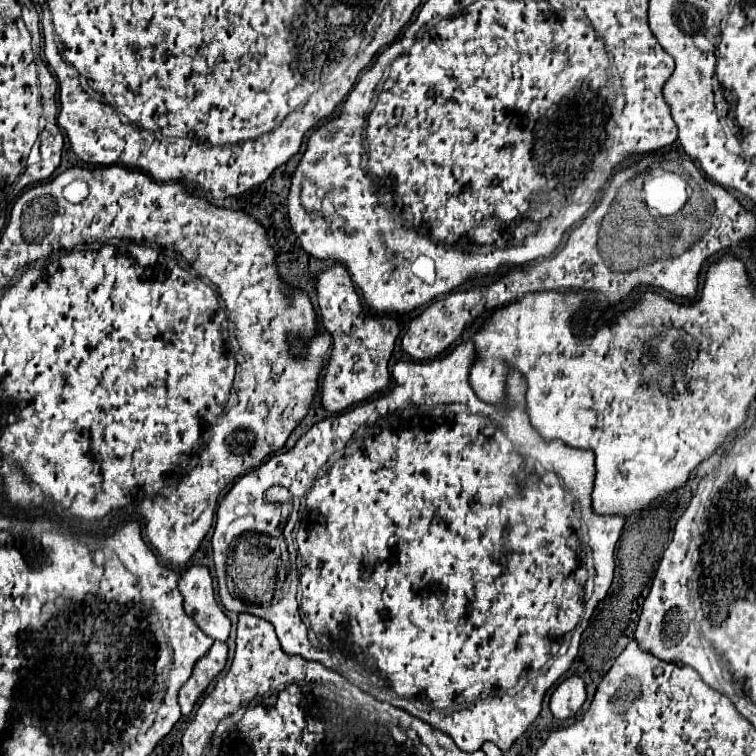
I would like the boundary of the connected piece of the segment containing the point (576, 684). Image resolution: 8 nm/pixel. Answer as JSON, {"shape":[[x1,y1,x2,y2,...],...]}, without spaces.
{"shape":[[568,677,554,689,550,697,550,709,556,719,564,721,568,717,574,717,584,705,584,701,586,701,584,681,580,677]]}

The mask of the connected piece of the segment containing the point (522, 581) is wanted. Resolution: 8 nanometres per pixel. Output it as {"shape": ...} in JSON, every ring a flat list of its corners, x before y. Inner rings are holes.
{"shape":[[466,341,466,343,456,345,448,355,440,355,440,357,436,357,432,361,400,361,400,363,396,363,394,369,392,369,392,385,390,385,390,389,386,393,366,401,364,405,356,405,350,411,344,411,344,413,338,413,338,415,330,415,328,419,316,423,306,435,302,435,298,439,298,443,290,451,282,451,282,453,272,455,264,465,260,465,258,469,252,469,250,473,246,473,244,477,240,477,234,483,234,487,224,495,224,499,220,501,218,511,216,511,216,527,214,527,214,535,212,535,212,551,214,551,214,567,216,567,216,577,218,577,220,603,228,611,250,613,250,615,256,615,256,617,262,617,262,619,270,621,274,625,274,629,276,629,276,637,278,637,284,653,300,655,306,661,318,661,318,663,322,663,328,669,338,669,338,665,334,665,330,653,334,653,334,657,338,657,338,661,342,661,342,665,346,665,346,663,360,663,364,667,372,667,374,673,377,673,377,683,368,683,368,679,362,677,362,675,348,675,348,673,342,673,342,675,346,675,350,683,358,685,362,691,370,693,378,701,388,701,390,705,394,705,398,709,404,709,410,715,426,721,432,729,438,729,438,731,450,735,454,739,454,743,462,751,478,751,482,747,482,743,486,743,486,741,492,741,502,751,508,751,512,747,512,743,518,737,522,737,524,731,540,715,546,691,570,669,572,661,576,659,581,636,587,628,598,603,606,597,612,584,614,578,614,547,616,547,616,541,618,541,618,537,622,533,622,527,624,527,626,519,622,515,596,515,592,511,594,453,590,449,574,449,574,447,564,445,562,441,542,441,542,439,536,437,536,431,532,429,528,413,526,413,526,399,524,399,526,379,522,377,522,373,518,373,516,369,508,371,508,375,506,375,506,403,504,403,504,409,500,409,500,407,494,407,490,403,480,401,478,395,474,393,474,389,470,387,468,373,470,373,470,365,474,365,474,361,476,361,474,343],[330,455,332,455,332,461,326,467,326,471,320,475,320,471,326,465],[274,485,280,485,280,487,288,489,292,501,290,503,270,503,270,501,266,501,266,491,270,487,274,487],[302,495,304,495,304,499,302,499,302,513,300,513,300,525,298,525,298,533,296,533,296,545,298,545,298,571,296,571,296,549,294,549,292,535,294,535,294,527,298,523,298,507,300,507,300,497],[574,499,578,501,582,519,588,525,588,537,590,537,588,545,590,545,590,549,594,553,594,589,591,598,585,602,585,609,584,585,586,585,586,579,588,579,588,571,586,571,582,543,578,539,578,529,580,529,582,523,580,523,580,517,574,513],[298,575,300,575,300,585,302,585,300,611,306,617,306,623,310,625,310,629,318,635,318,641,320,641,322,649,330,649,330,653,314,649,310,645,308,637,306,637,306,625,300,619,298,601,296,601],[566,633,571,633,570,649,567,650,566,655,558,657,546,673,536,677,536,671,542,671,546,661,552,655,558,653,560,639],[522,673,526,673,526,677,536,677,536,679,530,679,526,683,526,687,516,693,514,699,508,693,496,695,498,689,509,690,512,687,516,687,516,683,518,683],[454,703,462,703,462,705,464,703,466,705,474,703,474,705,470,705,470,707,462,709,462,711,456,711,456,715,452,715,453,713,449,712,446,713,446,709,452,707]]}

